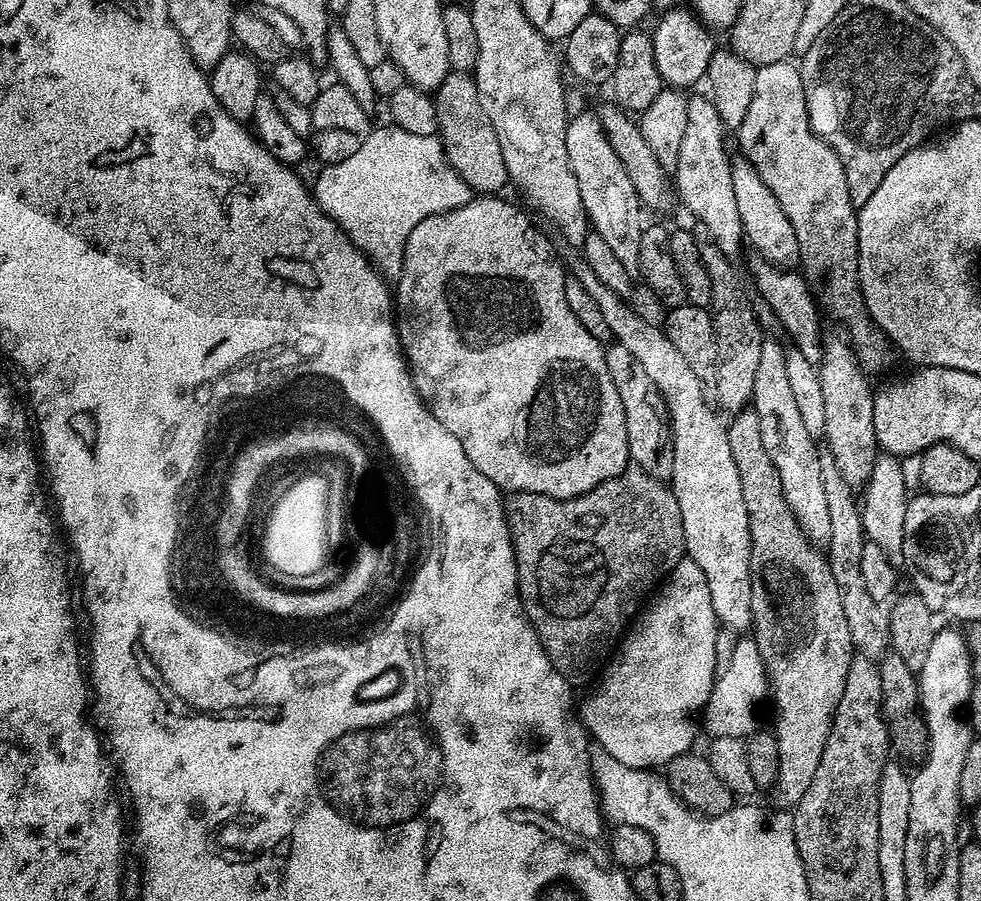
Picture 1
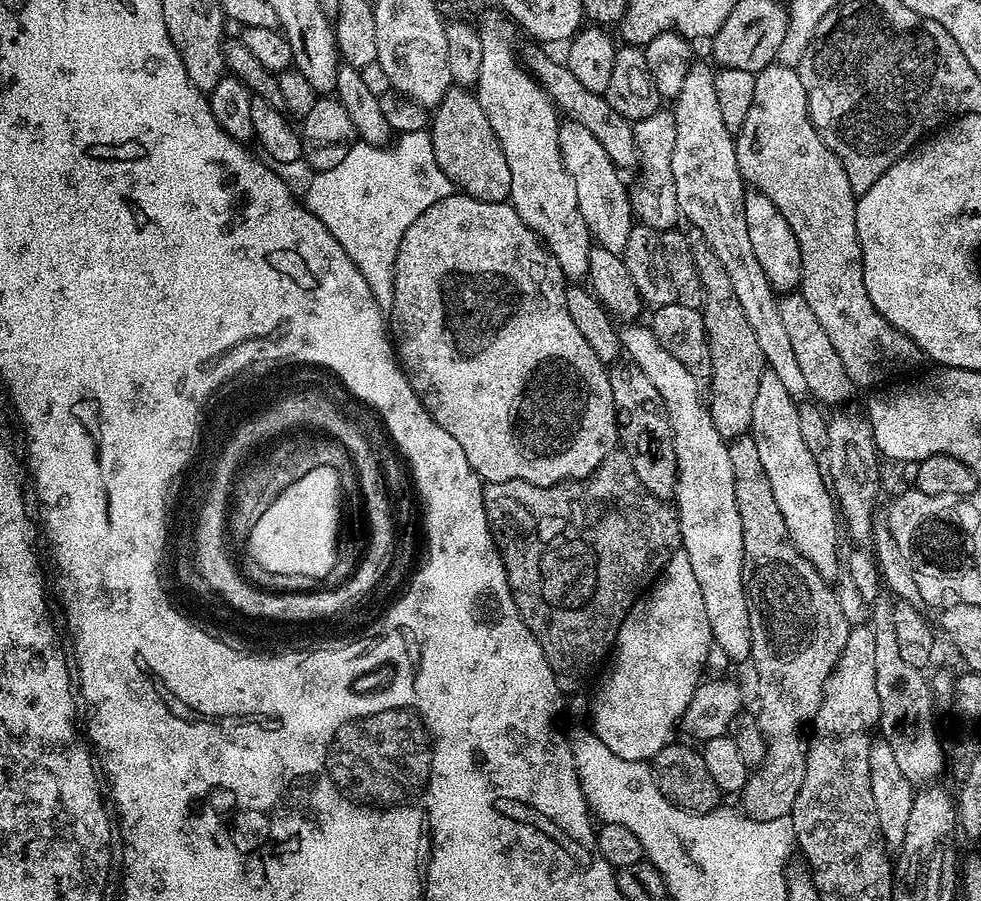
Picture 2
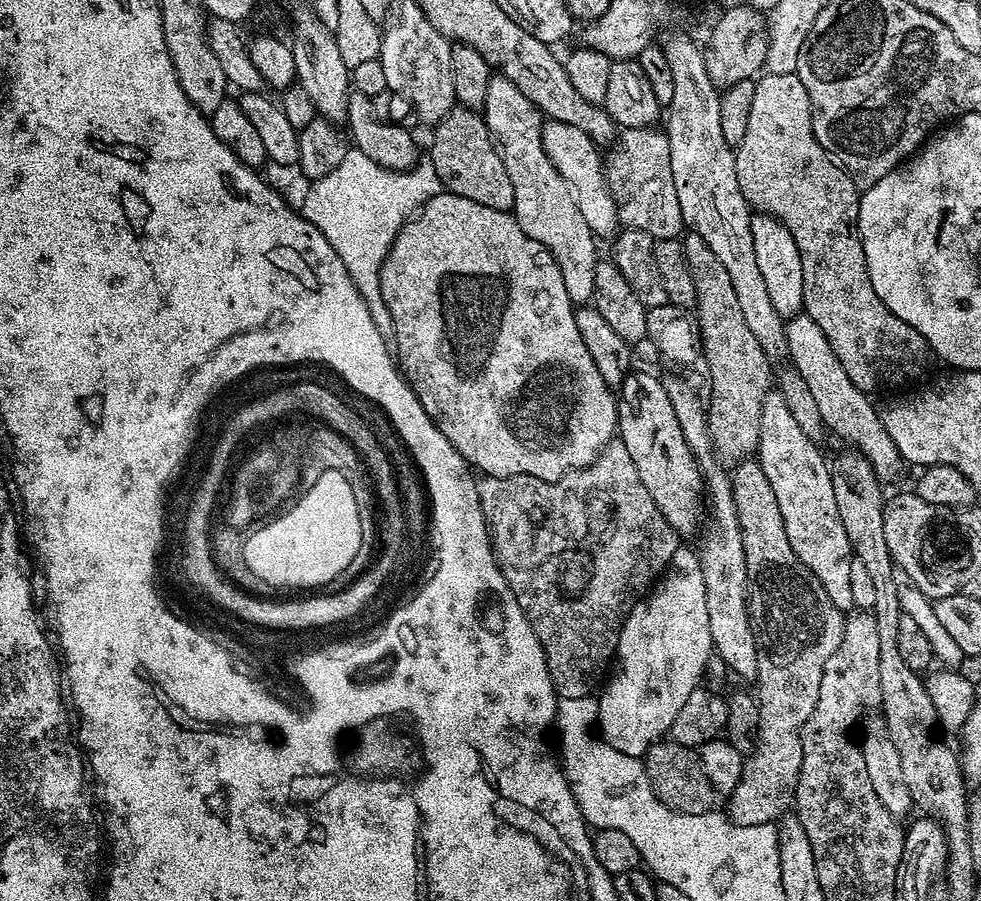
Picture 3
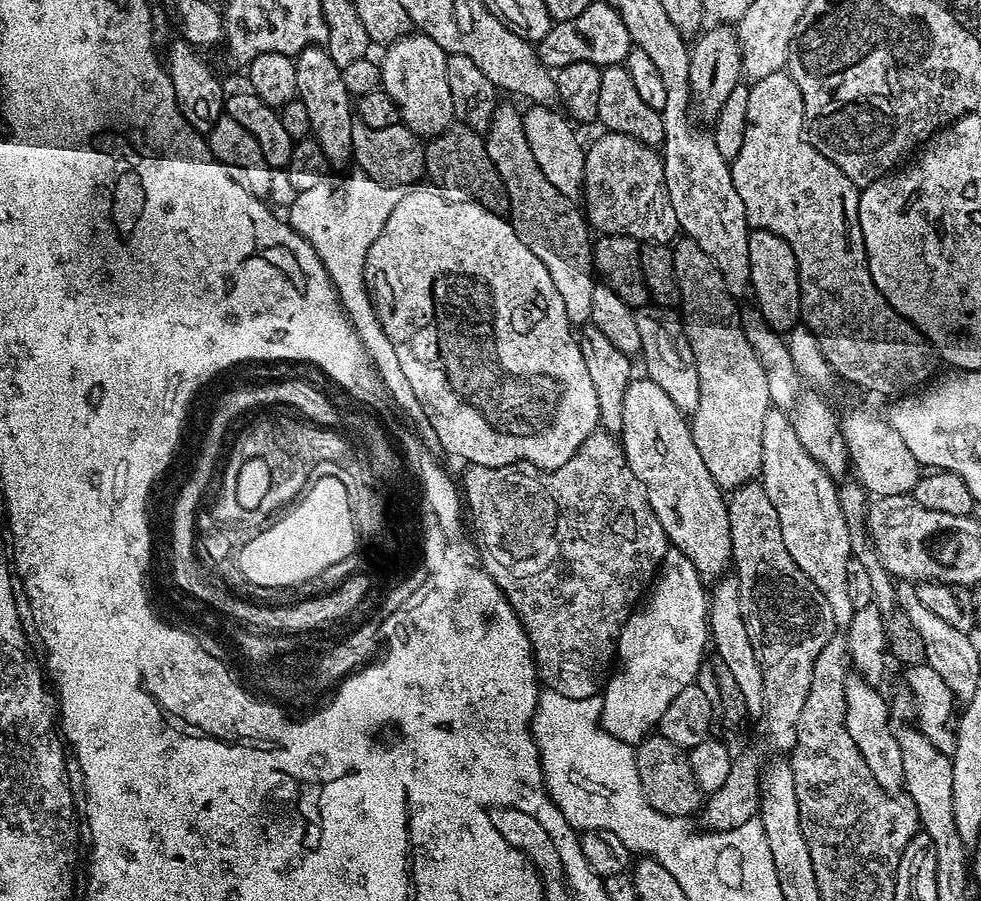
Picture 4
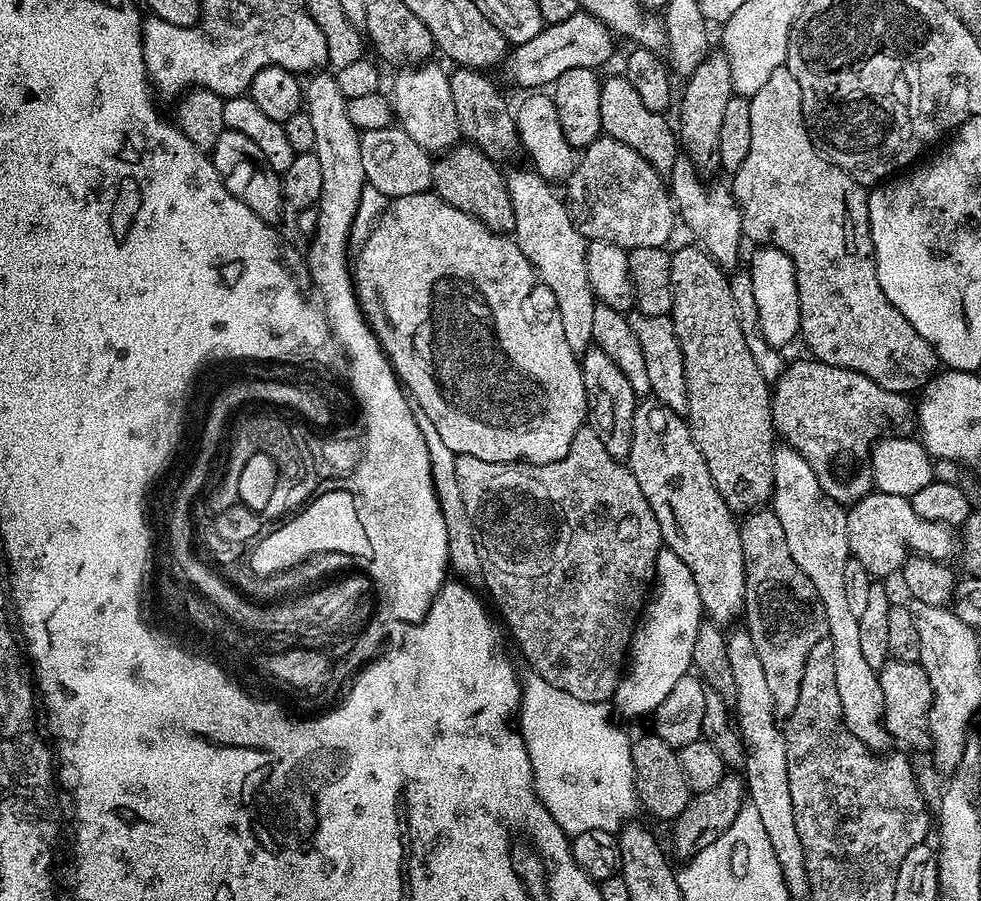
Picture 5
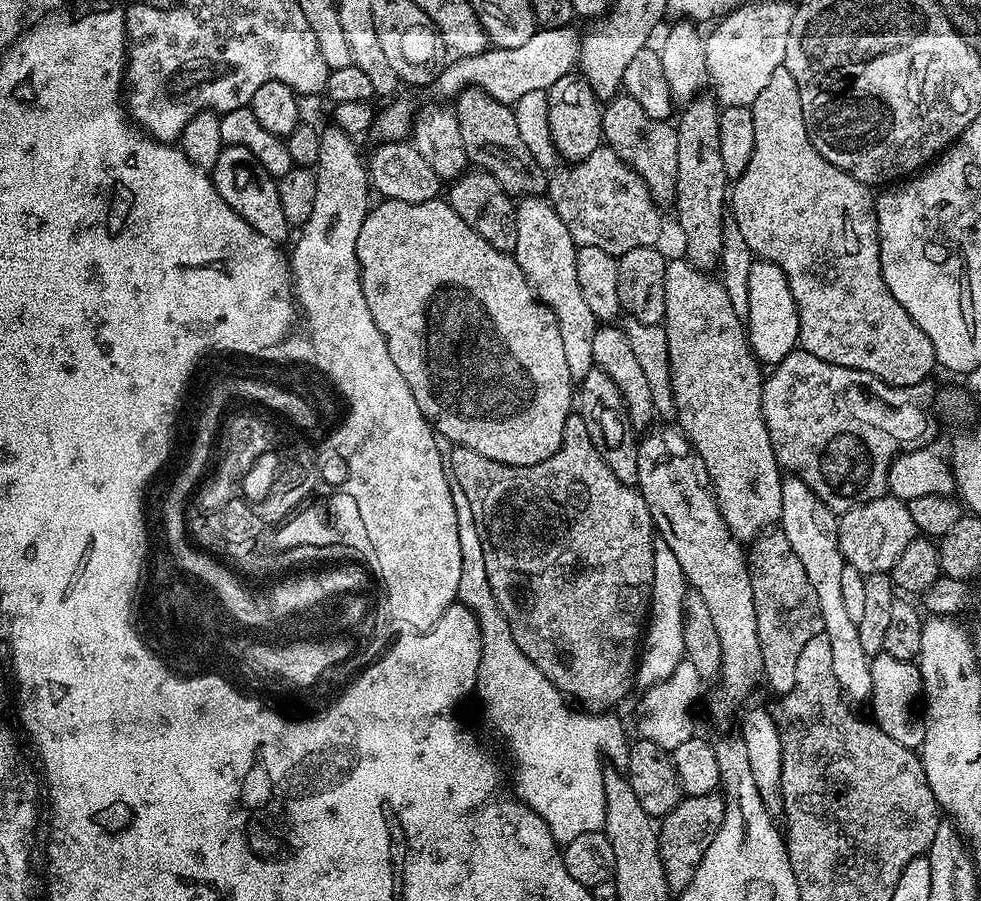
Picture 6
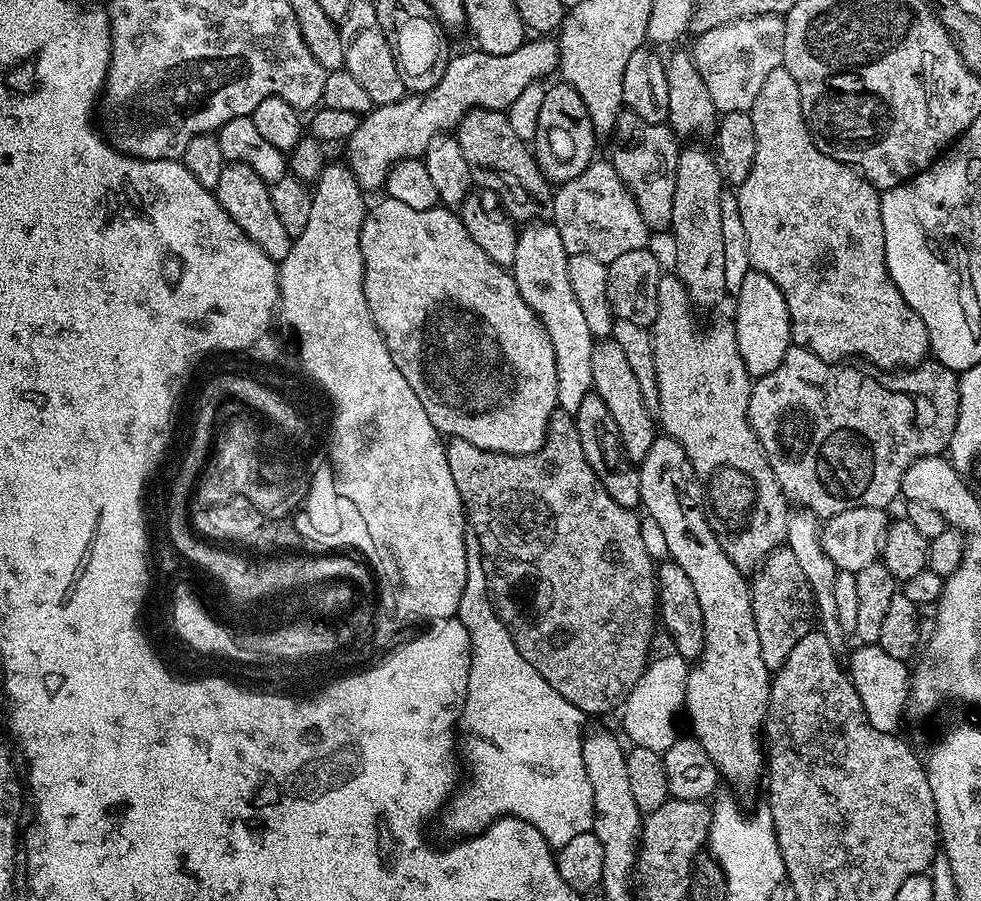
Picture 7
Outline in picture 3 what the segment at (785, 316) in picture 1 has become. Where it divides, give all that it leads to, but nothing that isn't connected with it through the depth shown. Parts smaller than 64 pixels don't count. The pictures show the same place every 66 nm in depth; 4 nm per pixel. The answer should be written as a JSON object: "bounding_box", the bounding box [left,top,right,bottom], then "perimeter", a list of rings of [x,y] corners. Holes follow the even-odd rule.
{"bounding_box":[784,310,902,481],"perimeter":[[[801,310],[796,316],[787,317],[784,329],[788,347],[787,359],[791,367],[802,374],[806,388],[811,391],[815,405],[818,406],[825,429],[831,435],[833,432],[834,435],[841,436],[844,442],[861,452],[881,481],[894,479],[902,467],[898,446],[890,442],[890,434],[886,434],[882,426],[877,405],[868,401],[871,400],[869,393],[854,386],[854,382],[850,382],[850,377],[846,375],[846,370],[842,370],[842,362],[838,362],[834,350],[830,350],[830,342],[826,342],[826,334],[822,334],[818,322],[814,322],[814,318]]]}

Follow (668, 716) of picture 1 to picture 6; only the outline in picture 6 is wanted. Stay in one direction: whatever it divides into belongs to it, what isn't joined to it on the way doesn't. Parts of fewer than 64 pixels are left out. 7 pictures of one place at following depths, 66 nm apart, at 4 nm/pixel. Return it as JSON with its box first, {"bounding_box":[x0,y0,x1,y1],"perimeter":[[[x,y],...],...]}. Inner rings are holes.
{"bounding_box":[634,538,686,690],"perimeter":[[[659,538],[653,539],[654,546],[654,580],[652,581],[652,599],[648,605],[646,635],[642,640],[642,651],[638,656],[638,667],[634,680],[641,689],[647,690],[653,684],[660,684],[684,659],[684,610],[682,601],[686,591],[686,581],[682,566],[678,566],[678,558],[674,558],[674,550],[666,546]]]}

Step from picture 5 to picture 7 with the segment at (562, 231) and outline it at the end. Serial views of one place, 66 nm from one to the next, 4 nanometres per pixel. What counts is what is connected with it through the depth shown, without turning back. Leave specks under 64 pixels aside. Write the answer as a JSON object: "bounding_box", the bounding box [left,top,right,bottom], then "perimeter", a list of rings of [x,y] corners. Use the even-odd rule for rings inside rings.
{"bounding_box":[510,222,594,414],"perimeter":[[[536,222],[525,223],[528,225],[519,229],[518,250],[514,250],[514,262],[510,266],[510,271],[518,286],[518,294],[522,296],[522,302],[526,302],[526,306],[530,306],[532,313],[540,317],[544,335],[552,343],[556,359],[556,385],[558,386],[556,402],[559,411],[564,414],[575,414],[578,406],[582,406],[582,398],[586,398],[593,391],[590,354],[594,337],[590,334],[590,329],[586,327],[586,318],[583,317],[582,309],[578,306],[578,298],[574,298],[574,290],[570,290],[569,254],[562,246],[562,234],[558,234],[556,225],[551,222],[532,223]]]}

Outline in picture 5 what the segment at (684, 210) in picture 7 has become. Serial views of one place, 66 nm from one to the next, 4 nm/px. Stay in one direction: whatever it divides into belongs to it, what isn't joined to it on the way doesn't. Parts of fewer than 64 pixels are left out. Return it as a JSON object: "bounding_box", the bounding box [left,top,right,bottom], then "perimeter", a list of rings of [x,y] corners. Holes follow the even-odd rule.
{"bounding_box":[678,54,732,173],"perimeter":[[[710,54],[700,63],[692,75],[687,77],[684,93],[679,93],[680,124],[678,123],[678,144],[683,155],[692,161],[692,167],[701,173],[717,171],[718,138],[722,131],[722,117],[726,105],[732,101],[732,79],[728,60],[722,54]]]}

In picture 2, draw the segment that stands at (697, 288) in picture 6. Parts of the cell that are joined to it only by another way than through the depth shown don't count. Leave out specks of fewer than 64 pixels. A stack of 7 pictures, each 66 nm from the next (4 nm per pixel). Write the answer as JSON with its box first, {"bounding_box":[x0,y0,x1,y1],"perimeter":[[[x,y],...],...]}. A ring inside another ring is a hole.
{"bounding_box":[688,230,766,438],"perimeter":[[[692,230],[688,232],[688,241],[692,247],[694,266],[698,266],[698,278],[702,278],[704,287],[704,321],[710,346],[710,362],[712,363],[712,397],[707,397],[708,413],[712,416],[718,434],[725,438],[745,435],[752,426],[754,410],[754,394],[758,394],[758,378],[766,370],[764,355],[758,346],[754,329],[746,322],[746,313],[734,294],[734,286],[718,254],[702,238],[702,234]]]}

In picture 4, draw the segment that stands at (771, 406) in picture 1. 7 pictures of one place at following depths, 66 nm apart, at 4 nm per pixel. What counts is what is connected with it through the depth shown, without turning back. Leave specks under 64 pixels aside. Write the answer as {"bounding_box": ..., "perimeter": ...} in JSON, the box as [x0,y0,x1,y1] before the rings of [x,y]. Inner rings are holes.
{"bounding_box":[762,410,856,629],"perimeter":[[[769,410],[766,414],[766,426],[762,426],[762,483],[766,490],[766,498],[778,510],[778,526],[782,526],[782,542],[786,542],[786,550],[794,562],[798,562],[798,570],[822,590],[822,598],[834,613],[837,629],[847,629],[856,612],[850,602],[850,590],[846,583],[846,566],[852,561],[850,550],[850,530],[846,530],[846,518],[842,518],[842,506],[838,506],[838,484],[828,471],[802,446],[798,434],[792,425],[791,415],[787,411]]]}

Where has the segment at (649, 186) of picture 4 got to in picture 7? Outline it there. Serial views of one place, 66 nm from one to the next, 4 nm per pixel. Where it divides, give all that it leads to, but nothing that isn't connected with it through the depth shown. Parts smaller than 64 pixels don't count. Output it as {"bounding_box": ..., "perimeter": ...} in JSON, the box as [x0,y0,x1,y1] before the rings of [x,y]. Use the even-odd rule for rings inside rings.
{"bounding_box":[550,159,650,265],"perimeter":[[[593,159],[578,178],[555,189],[550,220],[558,234],[562,234],[562,246],[569,256],[588,254],[609,265],[614,258],[626,254],[626,250],[649,247],[650,229],[612,163],[600,159]]]}

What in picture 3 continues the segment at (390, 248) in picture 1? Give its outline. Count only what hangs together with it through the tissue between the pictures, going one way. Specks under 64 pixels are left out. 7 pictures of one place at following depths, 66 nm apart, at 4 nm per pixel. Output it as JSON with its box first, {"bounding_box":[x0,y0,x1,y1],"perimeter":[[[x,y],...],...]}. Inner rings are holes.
{"bounding_box":[302,146,442,342],"perimeter":[[[352,146],[330,174],[311,181],[307,187],[302,215],[322,230],[326,242],[334,246],[334,254],[338,254],[342,266],[346,266],[346,274],[350,274],[358,294],[362,294],[378,334],[382,334],[385,342],[395,341],[394,322],[390,310],[386,310],[386,302],[382,302],[382,262],[408,217],[442,191],[434,166],[431,162],[417,162],[404,172],[395,172],[378,166],[374,158],[366,158],[362,150]]]}

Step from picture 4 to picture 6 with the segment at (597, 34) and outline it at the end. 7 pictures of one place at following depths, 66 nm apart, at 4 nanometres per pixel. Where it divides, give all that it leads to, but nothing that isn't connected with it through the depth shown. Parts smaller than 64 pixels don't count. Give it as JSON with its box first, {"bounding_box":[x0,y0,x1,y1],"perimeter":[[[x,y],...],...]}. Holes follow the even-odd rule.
{"bounding_box":[434,27,581,106],"perimeter":[[[575,27],[566,28],[540,28],[526,42],[526,46],[517,48],[493,48],[489,47],[487,52],[474,56],[458,56],[449,59],[440,70],[440,75],[435,81],[434,88],[437,88],[442,95],[448,98],[455,98],[464,88],[481,88],[483,92],[494,97],[498,102],[509,106],[515,106],[518,98],[532,93],[534,90],[547,92],[558,78],[569,75],[580,62],[580,38],[581,33],[575,32]]]}

